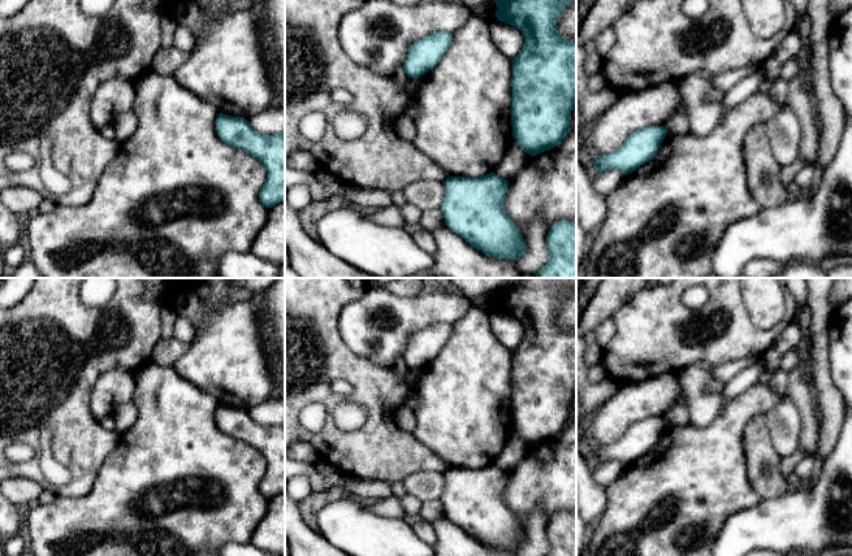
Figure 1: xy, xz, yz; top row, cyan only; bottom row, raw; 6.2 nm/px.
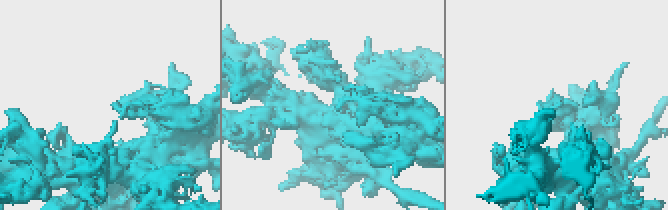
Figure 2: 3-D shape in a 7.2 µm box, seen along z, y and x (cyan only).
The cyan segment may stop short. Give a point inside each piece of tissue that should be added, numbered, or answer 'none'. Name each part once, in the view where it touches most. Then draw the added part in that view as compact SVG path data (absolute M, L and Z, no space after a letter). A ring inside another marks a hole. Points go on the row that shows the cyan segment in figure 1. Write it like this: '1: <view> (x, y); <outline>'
none

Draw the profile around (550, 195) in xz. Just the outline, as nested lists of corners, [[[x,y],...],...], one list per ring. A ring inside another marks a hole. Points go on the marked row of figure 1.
[[[550,149],[553,168],[542,171],[529,162],[514,178],[503,209],[518,226],[523,239],[535,218],[541,218],[548,233],[562,220],[576,223],[576,152],[563,155]]]

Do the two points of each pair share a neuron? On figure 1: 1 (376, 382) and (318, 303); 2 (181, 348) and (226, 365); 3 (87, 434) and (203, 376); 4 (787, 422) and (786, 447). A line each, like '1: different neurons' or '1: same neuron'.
1: same neuron
2: different neurons
3: different neurons
4: same neuron

